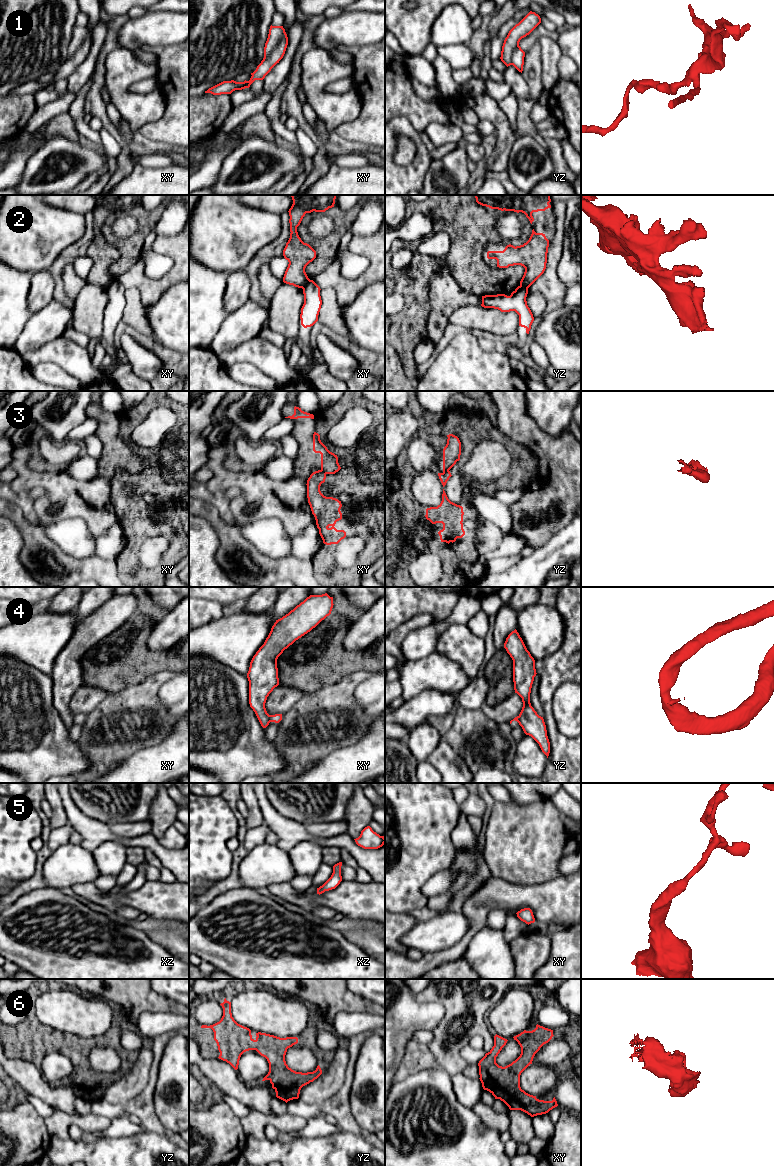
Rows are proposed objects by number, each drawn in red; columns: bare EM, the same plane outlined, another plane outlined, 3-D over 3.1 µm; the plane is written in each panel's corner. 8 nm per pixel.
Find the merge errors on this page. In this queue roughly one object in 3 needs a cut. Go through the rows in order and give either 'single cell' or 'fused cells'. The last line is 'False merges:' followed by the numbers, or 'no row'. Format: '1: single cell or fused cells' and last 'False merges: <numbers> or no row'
1: fused cells
2: single cell
3: fused cells
4: fused cells
5: single cell
6: single cell
False merges: 1, 3, 4

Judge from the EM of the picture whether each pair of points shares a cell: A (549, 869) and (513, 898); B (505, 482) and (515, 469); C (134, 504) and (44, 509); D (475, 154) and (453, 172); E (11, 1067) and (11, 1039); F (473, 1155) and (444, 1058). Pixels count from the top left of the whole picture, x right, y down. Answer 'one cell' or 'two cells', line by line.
A: two cells
B: one cell
C: one cell
D: one cell
E: two cells
F: two cells

